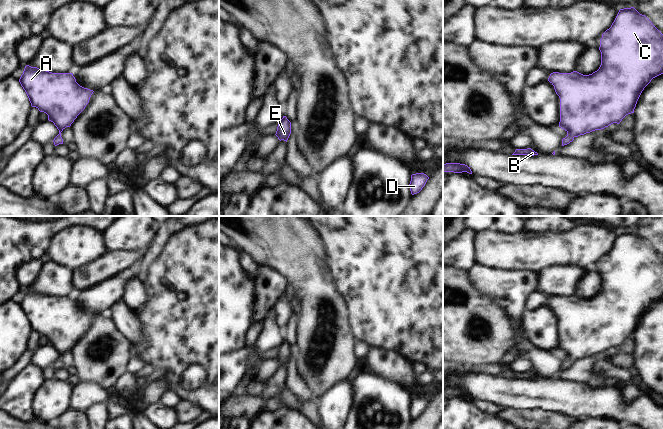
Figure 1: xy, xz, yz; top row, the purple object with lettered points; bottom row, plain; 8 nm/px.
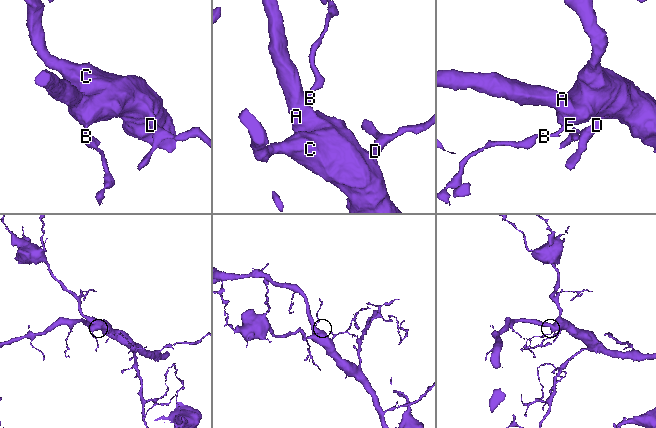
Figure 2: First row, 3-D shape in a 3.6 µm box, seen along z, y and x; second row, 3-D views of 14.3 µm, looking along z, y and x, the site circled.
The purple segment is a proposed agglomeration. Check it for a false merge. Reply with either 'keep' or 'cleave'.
keep

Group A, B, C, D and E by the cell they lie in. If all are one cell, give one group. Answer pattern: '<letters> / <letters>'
A B C D E

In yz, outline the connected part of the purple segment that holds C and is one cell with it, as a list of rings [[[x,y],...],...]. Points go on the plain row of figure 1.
[[[634,231],[619,234],[611,251],[602,258],[599,274],[601,289],[592,298],[553,296],[548,302],[560,322],[559,351],[567,356],[567,360],[562,363],[562,370],[580,359],[604,353],[613,347],[619,348],[626,339],[634,337],[642,315],[651,304],[663,298],[663,258]]]

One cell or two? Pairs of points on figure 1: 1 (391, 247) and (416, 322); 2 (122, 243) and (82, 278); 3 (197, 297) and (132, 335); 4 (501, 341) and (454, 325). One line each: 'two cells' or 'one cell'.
1: one cell
2: two cells
3: two cells
4: one cell

